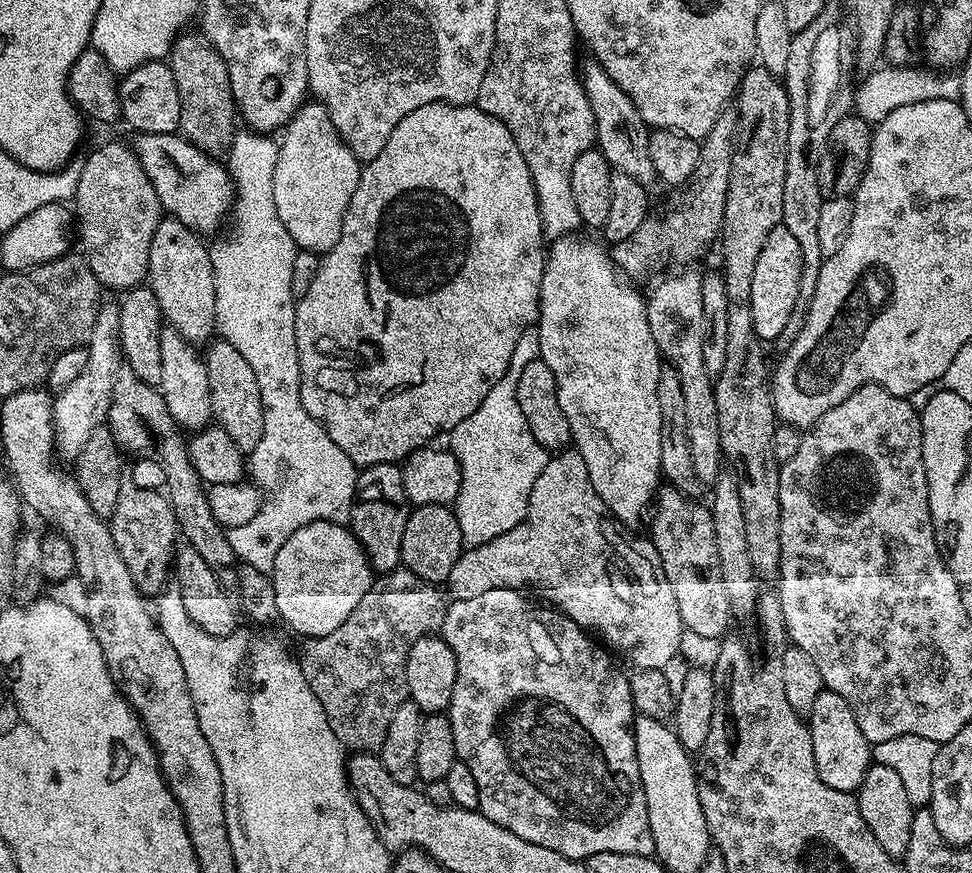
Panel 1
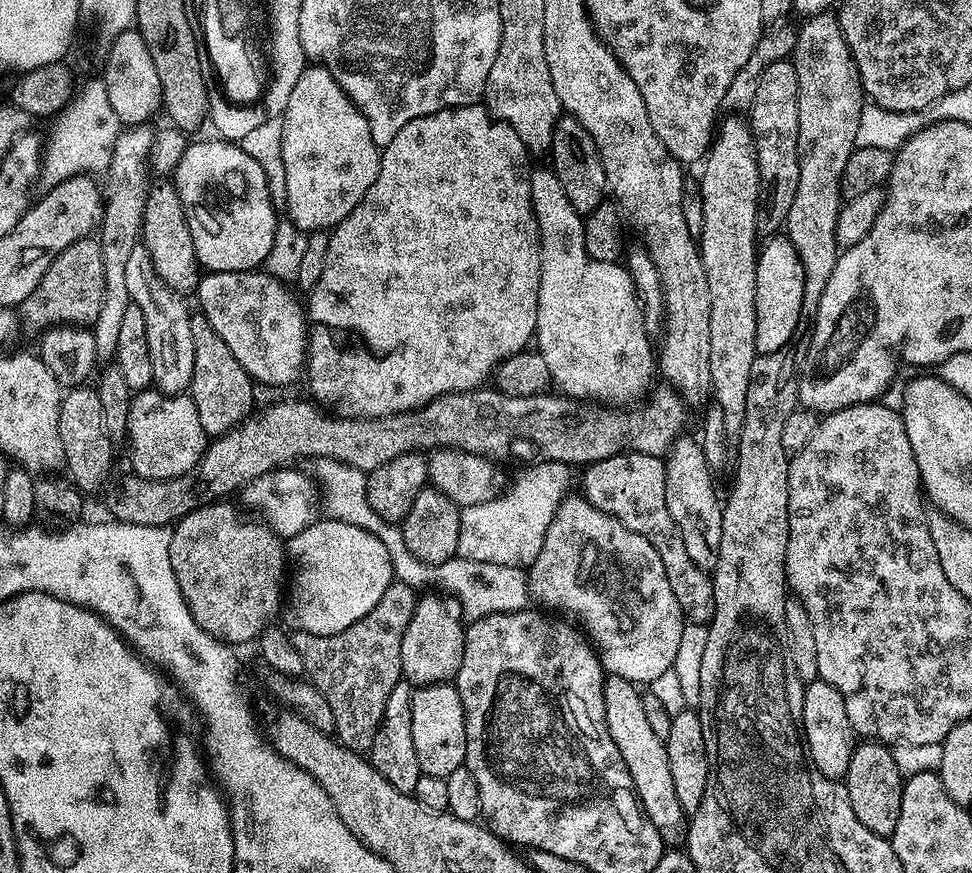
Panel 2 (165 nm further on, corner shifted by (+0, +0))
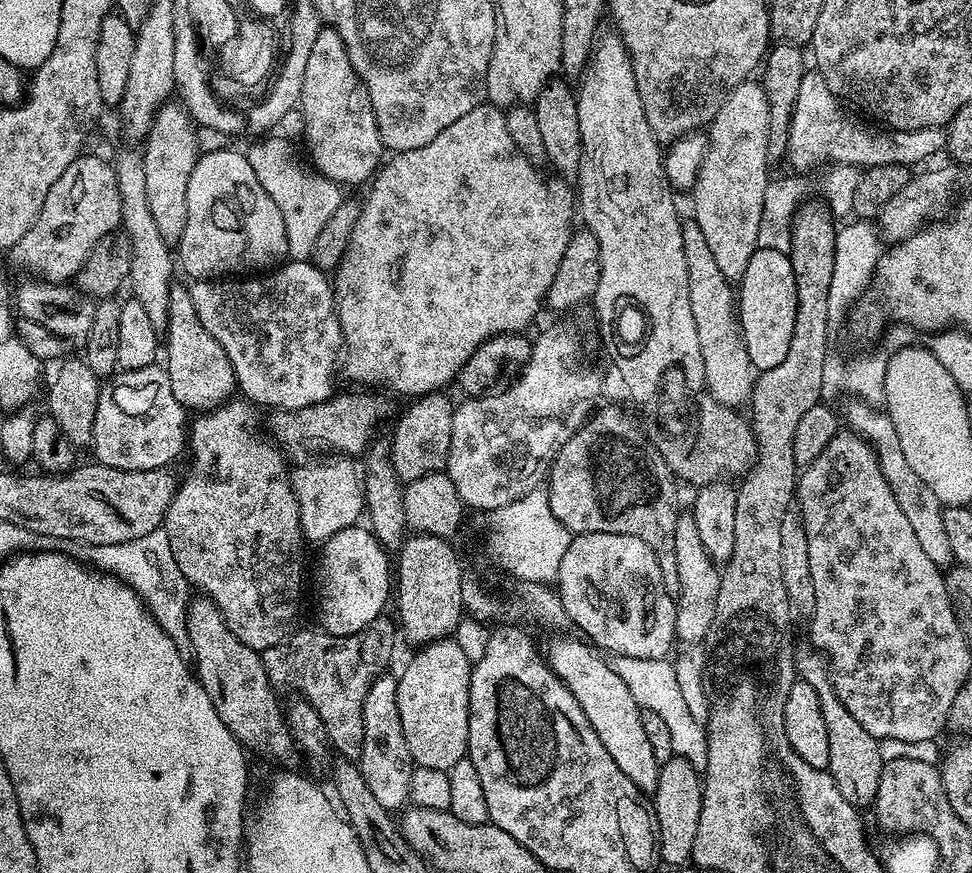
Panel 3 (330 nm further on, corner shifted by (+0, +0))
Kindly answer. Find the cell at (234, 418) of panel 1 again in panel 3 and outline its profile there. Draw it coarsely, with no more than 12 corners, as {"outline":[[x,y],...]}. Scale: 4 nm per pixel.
{"outline":[[187,287],[170,294],[166,367],[186,410],[211,410],[238,385]]}

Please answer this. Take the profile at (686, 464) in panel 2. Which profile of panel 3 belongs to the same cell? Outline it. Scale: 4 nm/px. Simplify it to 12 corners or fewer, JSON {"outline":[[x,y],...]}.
{"outline":[[691,514],[674,526],[676,639],[707,641],[720,573]]}

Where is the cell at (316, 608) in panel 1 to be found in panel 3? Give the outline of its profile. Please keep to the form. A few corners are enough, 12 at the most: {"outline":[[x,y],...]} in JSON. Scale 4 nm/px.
{"outline":[[367,527],[320,552],[320,624],[362,632],[388,600],[389,553]]}

